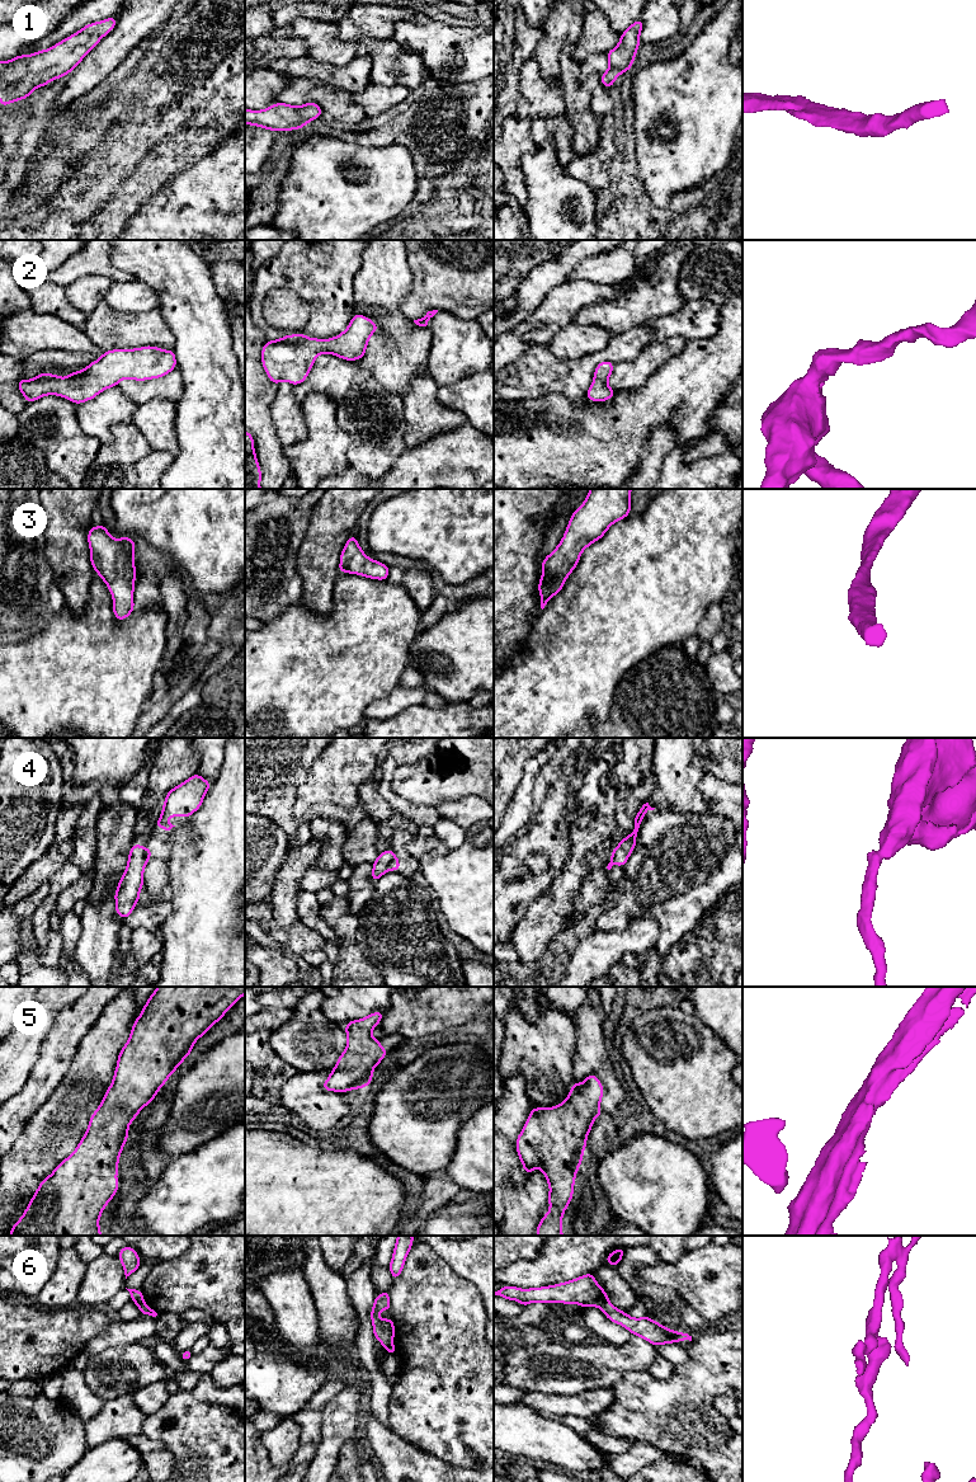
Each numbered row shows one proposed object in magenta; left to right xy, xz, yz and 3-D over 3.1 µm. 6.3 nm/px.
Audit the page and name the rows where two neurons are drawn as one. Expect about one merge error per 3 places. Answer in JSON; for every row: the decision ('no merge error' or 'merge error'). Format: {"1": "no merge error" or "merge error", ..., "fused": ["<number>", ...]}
{"1": "no merge error", "2": "no merge error", "3": "no merge error", "4": "merge error", "5": "no merge error", "6": "merge error", "fused": ["4", "6"]}

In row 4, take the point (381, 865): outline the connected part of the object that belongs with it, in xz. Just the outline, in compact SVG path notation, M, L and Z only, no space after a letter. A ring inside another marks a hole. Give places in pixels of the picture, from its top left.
M390 848L385 852L381 852L377 857L377 860L372 864L373 870L371 874L372 880L376 883L383 874L391 871L390 866L391 862L396 858L396 855Z

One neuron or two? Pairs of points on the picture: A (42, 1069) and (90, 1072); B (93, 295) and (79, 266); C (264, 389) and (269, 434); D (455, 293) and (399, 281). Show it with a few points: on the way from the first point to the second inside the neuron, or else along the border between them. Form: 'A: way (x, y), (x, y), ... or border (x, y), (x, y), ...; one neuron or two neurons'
A: border (79, 1043), (67, 1073), (51, 1095); two neurons
B: border (113, 281), (103, 276), (81, 276), (65, 287); two neurons
C: way (262, 400), (262, 423); one neuron
D: border (408, 255), (411, 290), (399, 306), (405, 314); two neurons

